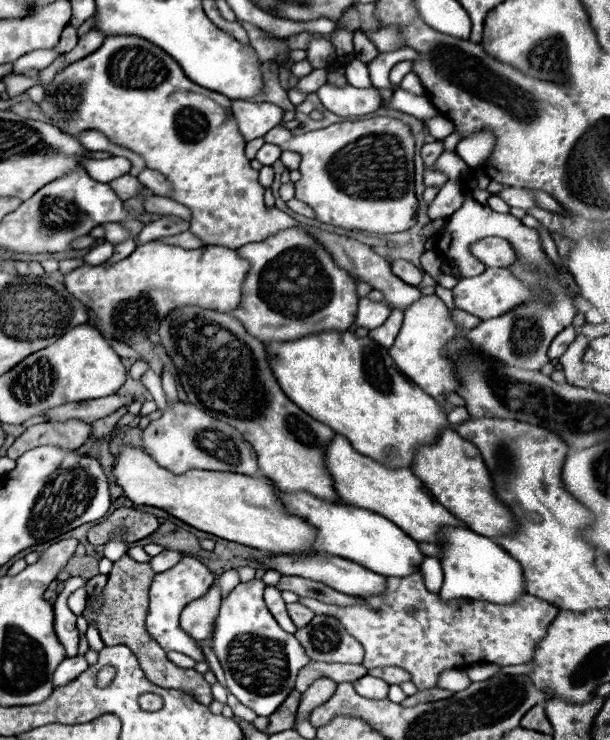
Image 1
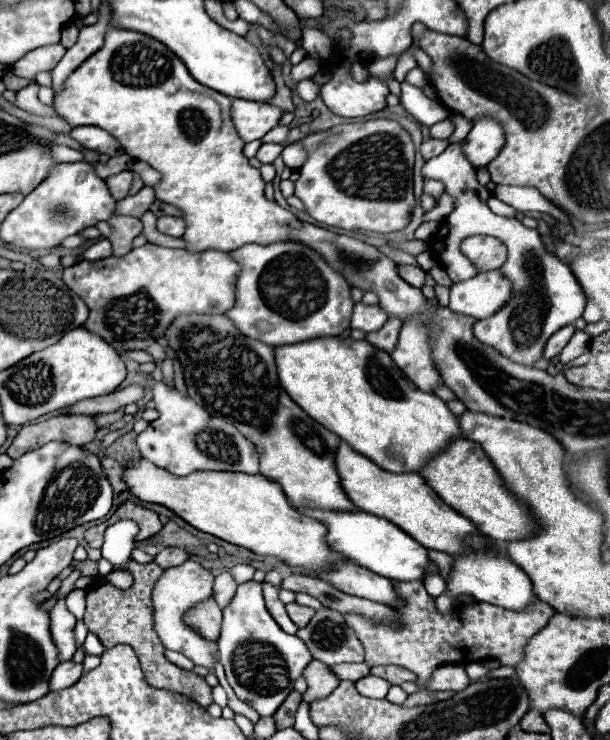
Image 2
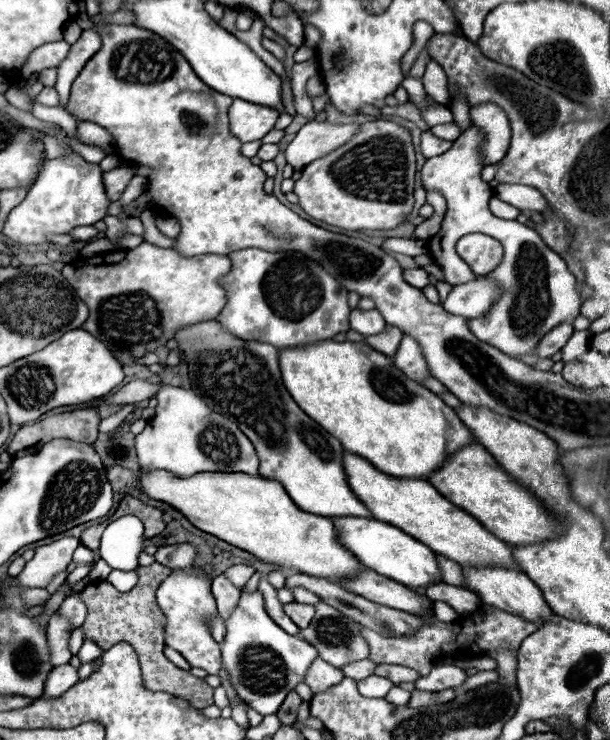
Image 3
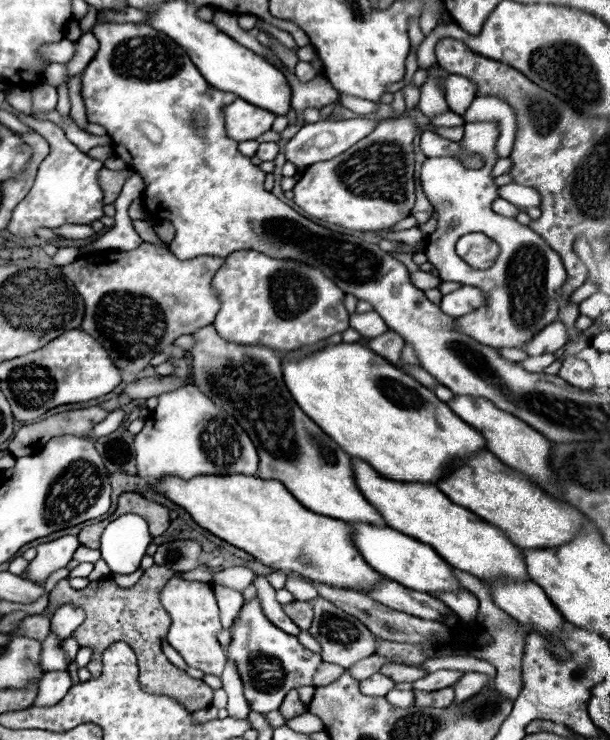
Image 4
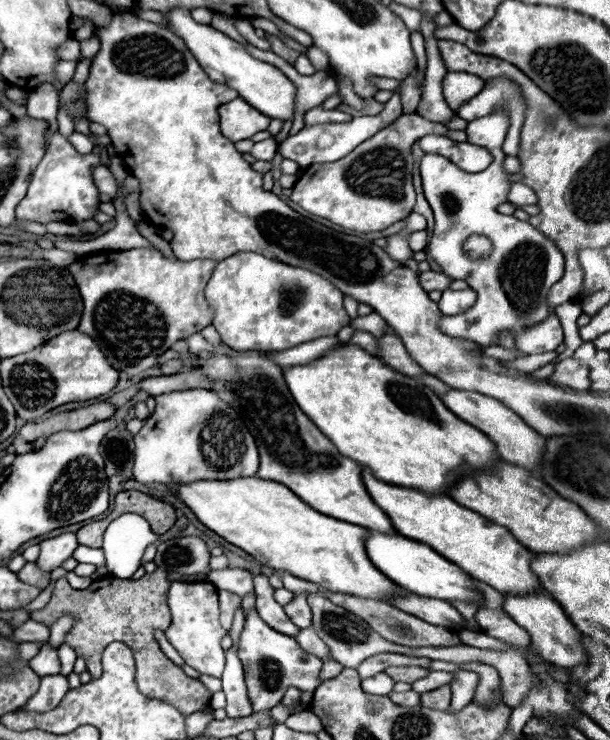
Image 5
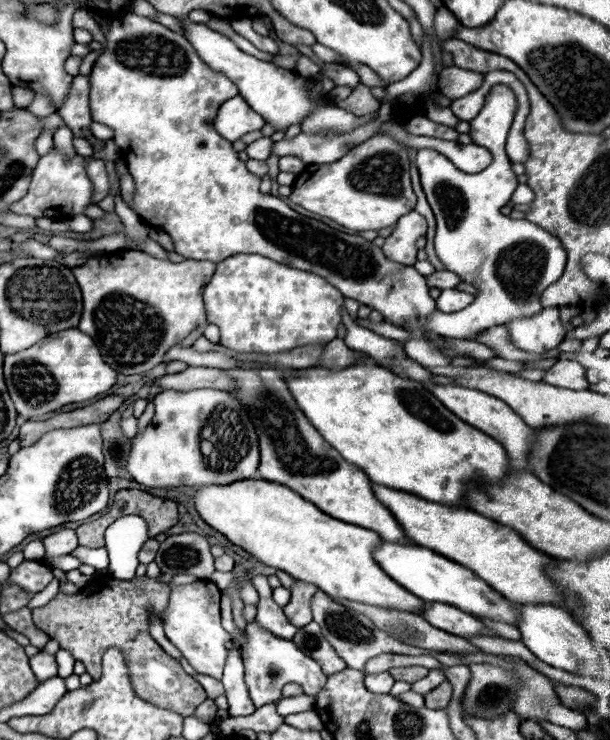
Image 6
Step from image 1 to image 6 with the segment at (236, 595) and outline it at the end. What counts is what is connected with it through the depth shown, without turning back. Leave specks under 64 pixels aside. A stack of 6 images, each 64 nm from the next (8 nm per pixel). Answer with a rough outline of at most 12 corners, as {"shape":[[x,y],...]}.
{"shape":[[248,622],[240,654],[256,708],[300,684],[316,696],[326,676],[292,640]]}

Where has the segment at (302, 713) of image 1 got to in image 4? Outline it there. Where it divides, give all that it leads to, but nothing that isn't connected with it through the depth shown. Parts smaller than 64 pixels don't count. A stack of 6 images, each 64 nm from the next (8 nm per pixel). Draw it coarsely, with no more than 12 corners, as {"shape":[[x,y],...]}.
{"shape":[[328,662],[318,666],[312,684],[314,688],[336,682],[340,666]]}

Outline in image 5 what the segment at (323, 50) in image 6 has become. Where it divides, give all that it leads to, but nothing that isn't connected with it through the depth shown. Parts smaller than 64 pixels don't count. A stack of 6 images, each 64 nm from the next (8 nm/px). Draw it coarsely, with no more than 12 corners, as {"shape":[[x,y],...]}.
{"shape":[[310,46],[308,58],[318,72],[328,70],[328,58],[320,48]]}

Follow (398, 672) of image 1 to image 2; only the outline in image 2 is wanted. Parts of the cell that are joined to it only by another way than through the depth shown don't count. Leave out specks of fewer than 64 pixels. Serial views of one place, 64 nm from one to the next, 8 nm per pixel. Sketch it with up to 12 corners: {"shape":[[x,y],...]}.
{"shape":[[376,666],[372,676],[390,684],[414,682],[414,674],[400,666]]}

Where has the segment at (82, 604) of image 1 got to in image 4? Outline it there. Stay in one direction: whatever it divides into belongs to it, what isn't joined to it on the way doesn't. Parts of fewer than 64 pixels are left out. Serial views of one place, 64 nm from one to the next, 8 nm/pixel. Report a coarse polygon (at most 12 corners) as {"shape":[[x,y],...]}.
{"shape":[[60,606],[52,616],[54,632],[64,640],[82,622],[84,610]]}

